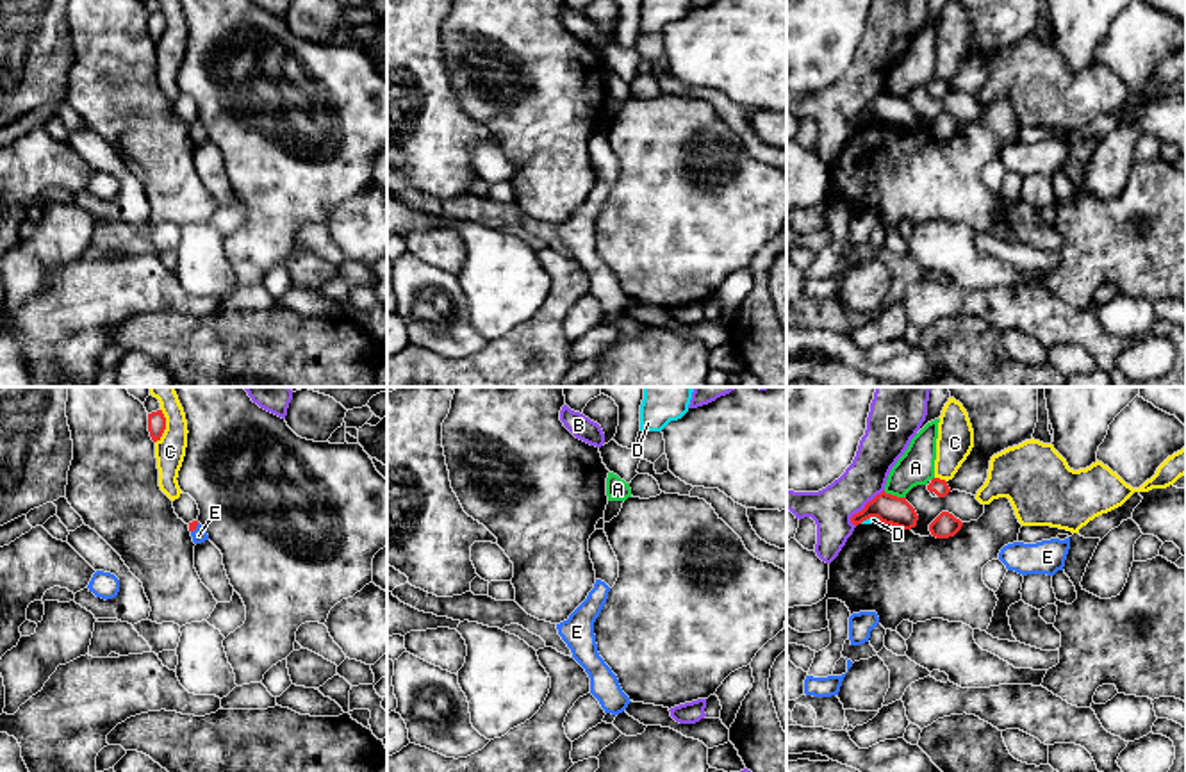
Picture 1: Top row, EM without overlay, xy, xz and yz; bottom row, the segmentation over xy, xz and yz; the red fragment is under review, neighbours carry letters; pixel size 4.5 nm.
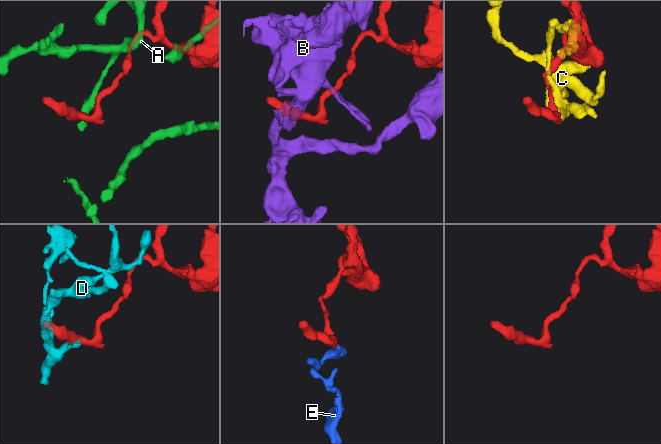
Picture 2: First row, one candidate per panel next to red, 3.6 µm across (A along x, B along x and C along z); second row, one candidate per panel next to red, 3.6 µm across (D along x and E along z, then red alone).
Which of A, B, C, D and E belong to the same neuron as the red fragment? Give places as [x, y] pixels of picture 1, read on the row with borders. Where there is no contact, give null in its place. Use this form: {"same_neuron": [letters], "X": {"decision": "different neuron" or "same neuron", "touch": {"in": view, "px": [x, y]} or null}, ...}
{"same_neuron": ["E"], "A": {"decision": "different neuron", "touch": {"in": "yz", "px": [894, 496]}}, "B": {"decision": "different neuron", "touch": {"in": "yz", "px": [864, 509]}}, "C": {"decision": "different neuron", "touch": {"in": "xy", "px": [164, 427]}}, "D": {"decision": "different neuron", "touch": {"in": "yz", "px": [869, 517]}}, "E": {"decision": "same neuron", "touch": {"in": "xy", "px": [195, 528]}}}

